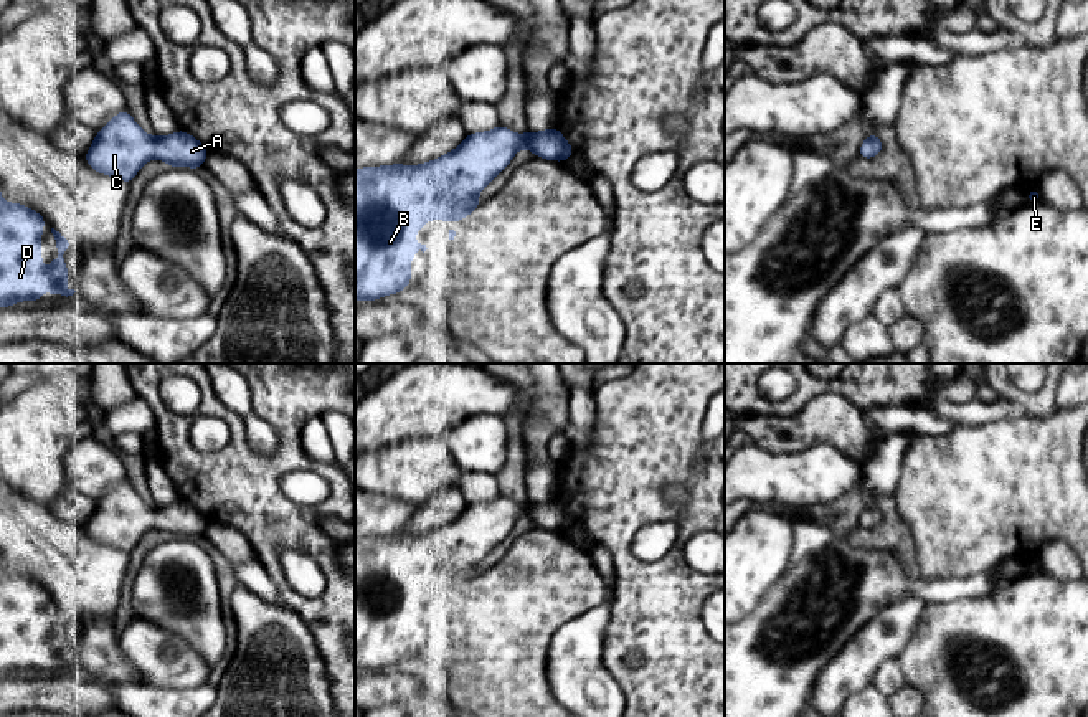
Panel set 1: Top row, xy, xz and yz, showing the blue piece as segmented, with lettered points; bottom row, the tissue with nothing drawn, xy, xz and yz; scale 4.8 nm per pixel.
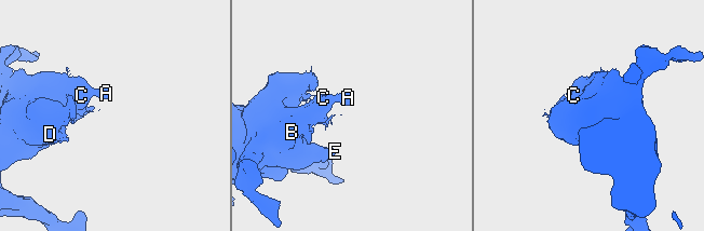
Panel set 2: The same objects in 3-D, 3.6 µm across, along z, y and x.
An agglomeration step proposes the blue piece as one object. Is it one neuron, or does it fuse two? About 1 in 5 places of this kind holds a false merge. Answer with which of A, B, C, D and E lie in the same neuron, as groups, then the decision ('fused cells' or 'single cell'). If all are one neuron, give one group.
A B C D E | single cell

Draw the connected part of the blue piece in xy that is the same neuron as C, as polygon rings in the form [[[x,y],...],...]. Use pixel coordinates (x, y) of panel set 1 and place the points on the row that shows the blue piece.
[[[122,111],[96,132],[84,159],[96,172],[130,183],[150,159],[160,159],[170,167],[201,169],[206,155],[208,149],[185,131],[165,137],[149,135],[129,111]]]

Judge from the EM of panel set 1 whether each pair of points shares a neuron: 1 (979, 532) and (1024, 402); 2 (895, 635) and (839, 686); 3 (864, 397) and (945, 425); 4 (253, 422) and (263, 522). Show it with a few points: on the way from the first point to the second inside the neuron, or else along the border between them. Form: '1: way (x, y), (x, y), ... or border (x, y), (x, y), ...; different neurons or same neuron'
1: border (1055, 407), (1045, 415), (1024, 413); different neurons
2: way (882, 643), (852, 673); same neuron
3: border (917, 403), (870, 407), (862, 413); different neurons
4: border (241, 415), (246, 441), (258, 453), (273, 453); different neurons

